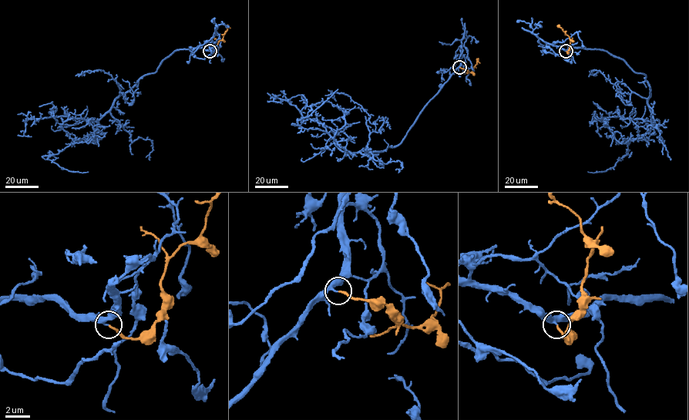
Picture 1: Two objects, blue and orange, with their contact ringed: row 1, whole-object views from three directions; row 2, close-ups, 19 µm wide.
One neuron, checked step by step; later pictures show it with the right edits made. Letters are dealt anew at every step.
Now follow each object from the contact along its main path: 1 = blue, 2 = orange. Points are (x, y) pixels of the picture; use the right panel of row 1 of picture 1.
1: (566, 51), (604, 50), (643, 73), (650, 91), (651, 128), (630, 141), (627, 153), (613, 166), (588, 172)
2: (566, 51), (567, 53), (571, 40), (557, 26)

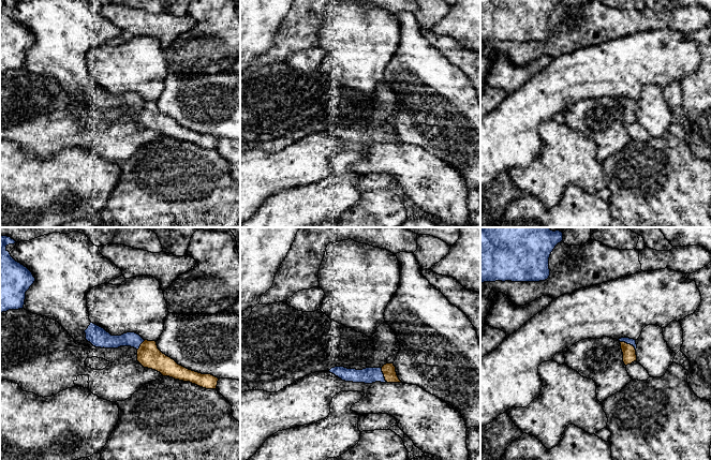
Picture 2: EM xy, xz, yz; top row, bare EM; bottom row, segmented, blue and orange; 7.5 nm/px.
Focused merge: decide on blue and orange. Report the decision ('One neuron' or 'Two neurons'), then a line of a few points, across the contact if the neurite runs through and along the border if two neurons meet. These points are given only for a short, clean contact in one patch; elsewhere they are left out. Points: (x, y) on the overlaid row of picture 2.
One neuron. Line: yz (630, 341), (628, 343), (628, 351)

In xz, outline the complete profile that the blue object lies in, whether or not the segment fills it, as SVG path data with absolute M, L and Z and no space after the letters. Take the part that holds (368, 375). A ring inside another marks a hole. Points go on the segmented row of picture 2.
M386 363L382 368L366 368L362 370L335 367L329 370L339 379L345 382L372 384L381 383L401 383L394 363Z

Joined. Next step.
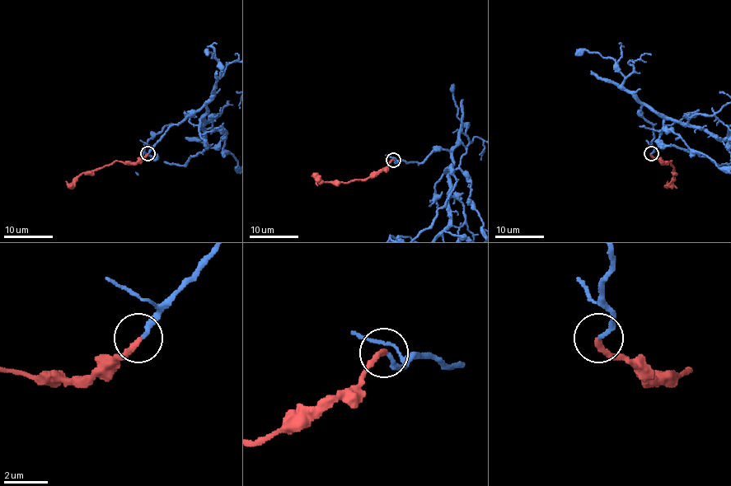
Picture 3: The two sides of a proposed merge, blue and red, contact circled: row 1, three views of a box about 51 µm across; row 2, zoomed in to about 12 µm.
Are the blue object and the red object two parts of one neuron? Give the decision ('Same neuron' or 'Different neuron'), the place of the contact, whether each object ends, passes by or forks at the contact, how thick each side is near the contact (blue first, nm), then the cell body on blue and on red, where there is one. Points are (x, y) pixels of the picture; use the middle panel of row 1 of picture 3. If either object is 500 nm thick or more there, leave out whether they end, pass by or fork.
Same neuron. Place: (393, 160). At the ring blue ends. At the ring red ends. Thickness 190 nm (blue) against 240 nm. Soma of blue: none. Soma of red: none

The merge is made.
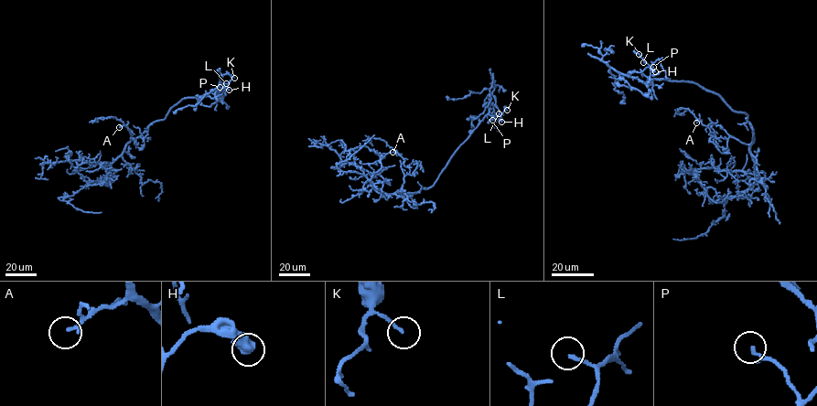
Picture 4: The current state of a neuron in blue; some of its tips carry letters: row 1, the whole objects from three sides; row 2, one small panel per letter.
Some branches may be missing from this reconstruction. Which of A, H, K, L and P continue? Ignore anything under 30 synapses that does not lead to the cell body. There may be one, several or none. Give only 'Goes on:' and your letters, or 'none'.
Goes on: A

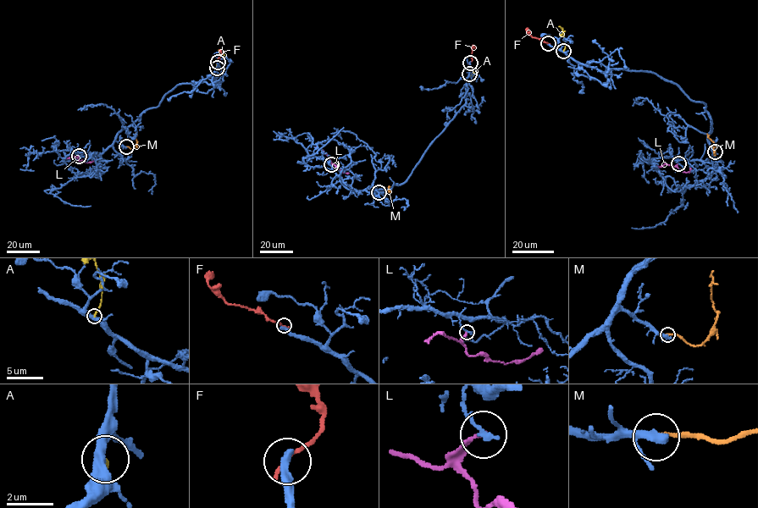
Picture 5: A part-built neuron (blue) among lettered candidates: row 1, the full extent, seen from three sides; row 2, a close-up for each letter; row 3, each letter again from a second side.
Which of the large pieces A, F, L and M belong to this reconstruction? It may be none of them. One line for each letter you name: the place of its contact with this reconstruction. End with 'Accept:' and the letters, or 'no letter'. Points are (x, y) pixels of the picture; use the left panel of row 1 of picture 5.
Accept: no letter

